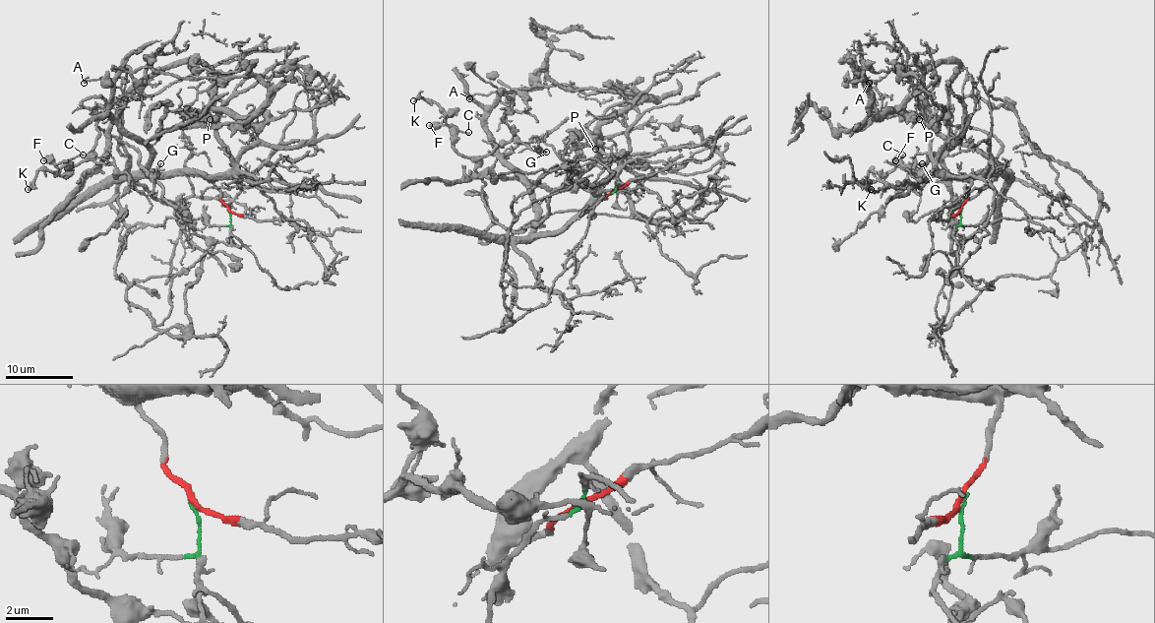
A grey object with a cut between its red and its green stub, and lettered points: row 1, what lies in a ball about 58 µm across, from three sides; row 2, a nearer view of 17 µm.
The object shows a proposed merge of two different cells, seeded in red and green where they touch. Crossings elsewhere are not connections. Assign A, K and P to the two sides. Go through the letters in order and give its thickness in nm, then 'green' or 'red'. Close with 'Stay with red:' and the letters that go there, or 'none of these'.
A: calibre 130 nm; red
K: calibre 360 nm; green
P: calibre 340 nm; red
Stay with red: A, P

